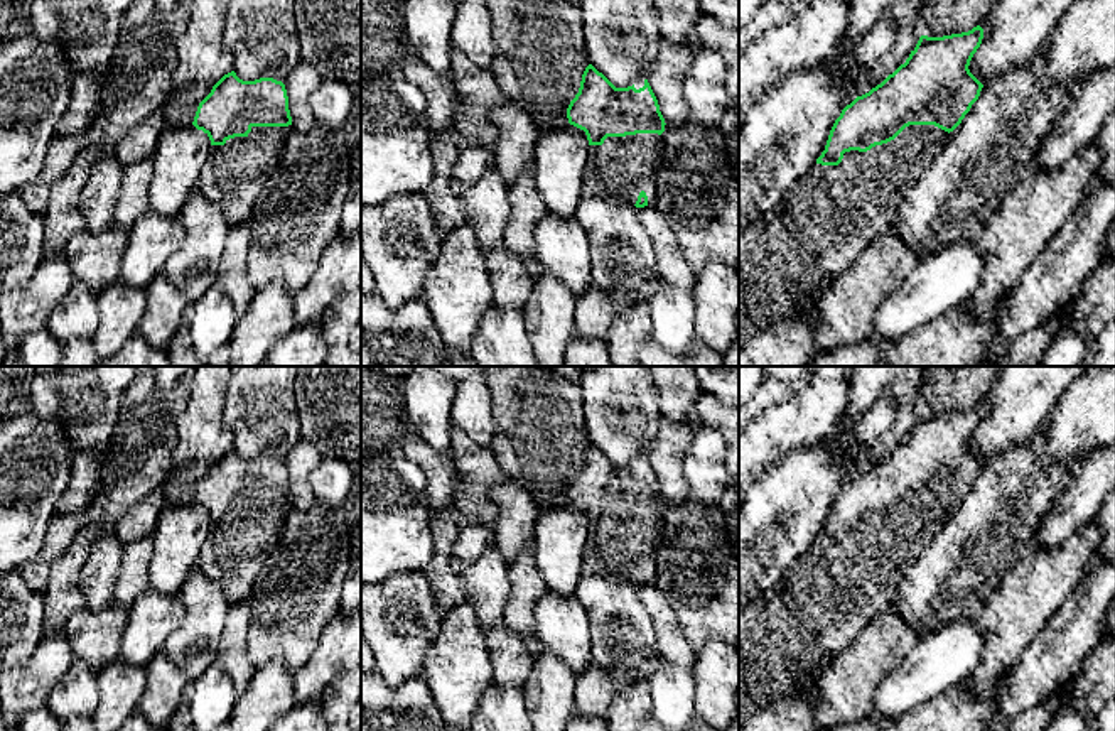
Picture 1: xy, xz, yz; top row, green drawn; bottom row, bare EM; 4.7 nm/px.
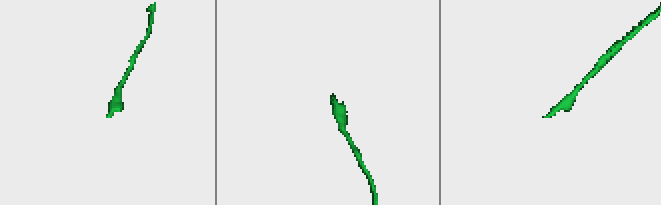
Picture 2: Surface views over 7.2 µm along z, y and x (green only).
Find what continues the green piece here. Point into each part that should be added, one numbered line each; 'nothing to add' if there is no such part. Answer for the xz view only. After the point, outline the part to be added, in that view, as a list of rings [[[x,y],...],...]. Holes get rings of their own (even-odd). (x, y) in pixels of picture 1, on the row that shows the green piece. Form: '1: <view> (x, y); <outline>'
1: xz (623, 166); [[[658,133],[607,137],[602,145],[589,145],[584,191],[622,198],[633,206],[644,191],[653,206],[661,152],[663,135]]]

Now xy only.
1: xy (233, 174); [[[294,125],[251,127],[246,137],[211,145],[196,192],[219,204],[231,228],[250,223],[250,214],[260,204],[263,181],[272,171],[273,155],[292,133]]]

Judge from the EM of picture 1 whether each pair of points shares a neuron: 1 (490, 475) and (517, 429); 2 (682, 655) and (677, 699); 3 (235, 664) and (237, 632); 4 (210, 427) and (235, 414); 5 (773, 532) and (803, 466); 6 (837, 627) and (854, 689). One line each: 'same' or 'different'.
1: different
2: different
3: same
4: different
5: same
6: different

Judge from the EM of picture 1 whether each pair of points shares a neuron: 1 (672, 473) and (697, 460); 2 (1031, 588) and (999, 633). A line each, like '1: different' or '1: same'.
1: different
2: same

